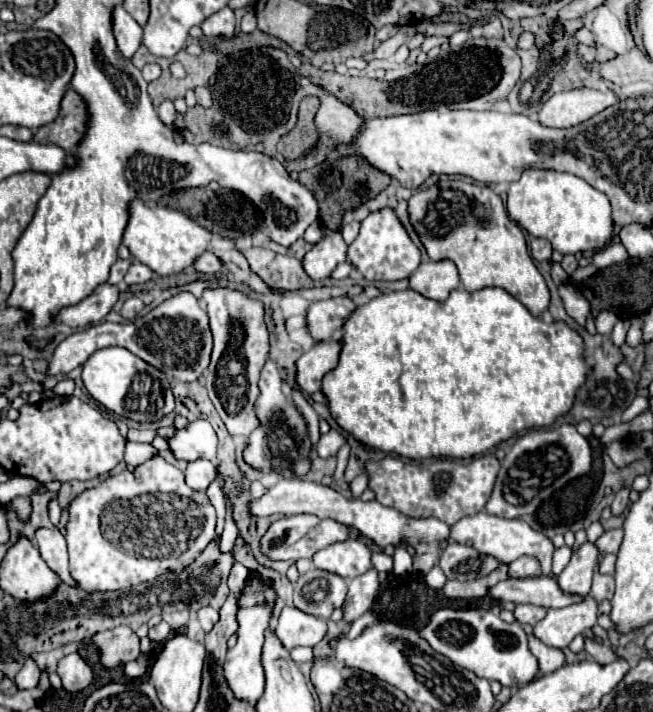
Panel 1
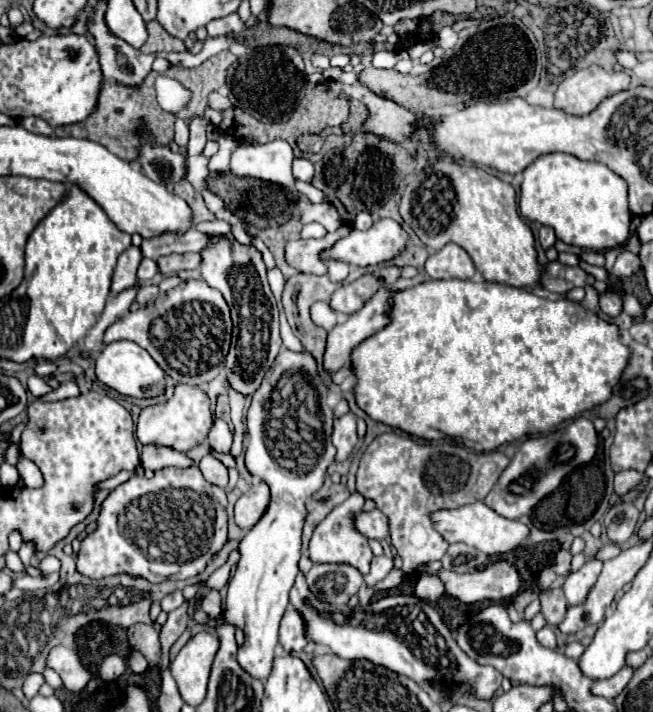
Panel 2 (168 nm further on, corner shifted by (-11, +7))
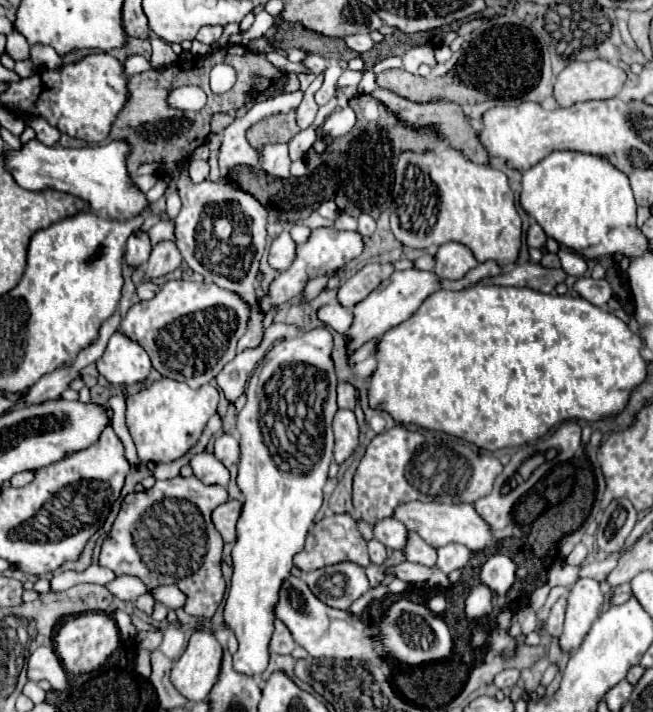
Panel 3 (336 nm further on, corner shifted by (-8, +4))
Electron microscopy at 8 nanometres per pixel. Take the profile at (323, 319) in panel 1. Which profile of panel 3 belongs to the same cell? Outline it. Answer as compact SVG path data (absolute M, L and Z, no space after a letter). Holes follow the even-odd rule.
M367 264L355 276L351 276L349 280L345 280L339 286L339 292L337 292L339 304L343 308L353 308L363 298L367 298L367 294L371 290L375 290L381 280L389 278L391 274L393 274L393 266L391 264Z

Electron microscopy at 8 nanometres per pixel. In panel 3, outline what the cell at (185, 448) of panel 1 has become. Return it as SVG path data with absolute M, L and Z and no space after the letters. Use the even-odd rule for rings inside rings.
M229 434L219 436L215 440L215 444L213 444L213 454L225 466L237 464L239 462L239 442L237 442L237 438L235 436L229 436Z

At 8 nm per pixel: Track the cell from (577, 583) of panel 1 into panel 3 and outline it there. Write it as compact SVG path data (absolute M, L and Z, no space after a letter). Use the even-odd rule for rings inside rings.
M579 578L569 596L567 596L567 612L565 612L565 630L559 638L563 650L579 648L581 640L589 632L593 620L601 614L603 592L595 578Z

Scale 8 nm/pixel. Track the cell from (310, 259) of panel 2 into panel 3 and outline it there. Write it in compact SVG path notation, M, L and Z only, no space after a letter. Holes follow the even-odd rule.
M285 230L273 244L271 244L271 250L269 250L269 264L275 268L275 270L287 270L293 260L297 256L297 244L291 240L289 232Z

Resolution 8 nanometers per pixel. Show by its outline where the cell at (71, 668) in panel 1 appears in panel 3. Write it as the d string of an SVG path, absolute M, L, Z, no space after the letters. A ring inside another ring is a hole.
M41 646L41 648L31 652L31 656L27 660L27 676L33 682L37 682L37 680L51 682L53 690L65 690L67 688L65 668L63 668L63 664L61 664L61 660L53 648Z

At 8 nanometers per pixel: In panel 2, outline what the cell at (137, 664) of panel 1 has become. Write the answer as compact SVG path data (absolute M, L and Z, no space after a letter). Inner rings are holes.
M136 651L130 655L128 665L130 665L130 669L132 669L134 673L144 673L144 671L148 669L148 661L146 661L140 653L136 653Z

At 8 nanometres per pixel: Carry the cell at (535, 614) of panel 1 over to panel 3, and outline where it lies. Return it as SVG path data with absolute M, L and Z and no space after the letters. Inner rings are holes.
M561 596L553 604L553 608L549 612L549 618L547 618L547 632L555 638L559 638L563 634L563 614L565 614L565 598Z

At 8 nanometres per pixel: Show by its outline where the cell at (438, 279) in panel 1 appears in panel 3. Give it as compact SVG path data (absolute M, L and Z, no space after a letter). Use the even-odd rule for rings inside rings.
M447 242L435 252L435 274L445 280L461 280L479 262L471 250L459 242Z

